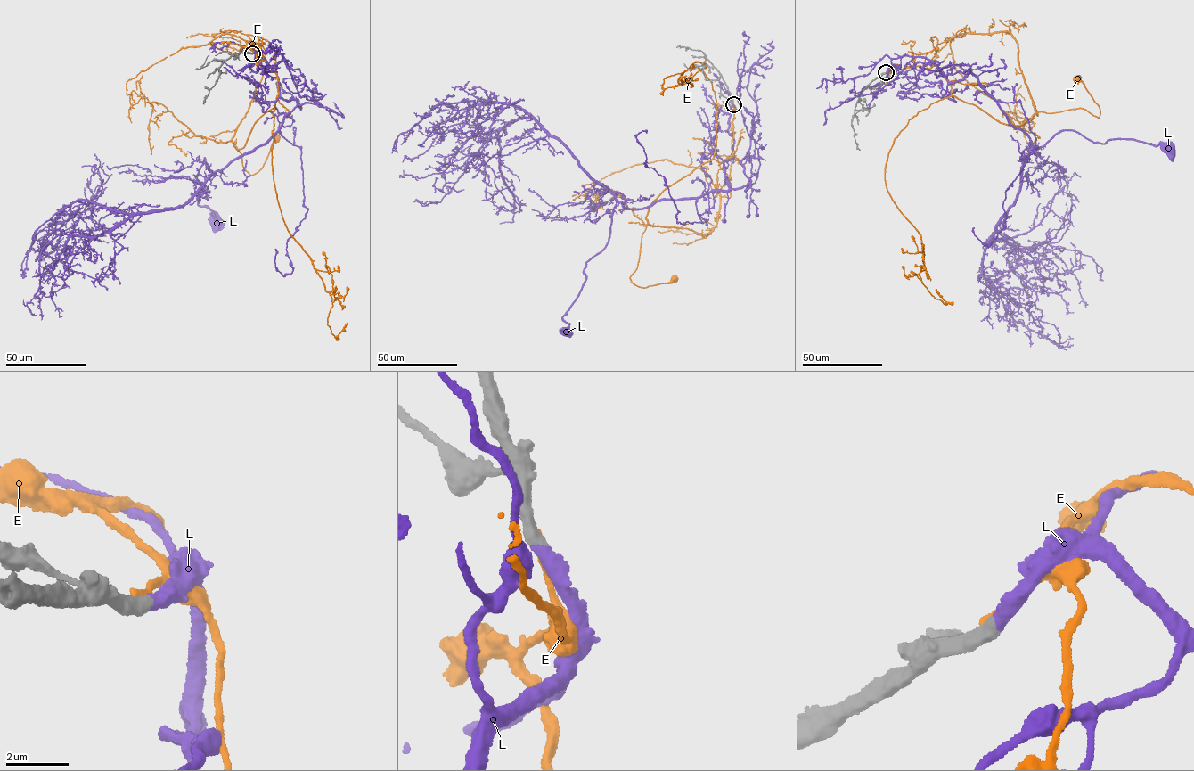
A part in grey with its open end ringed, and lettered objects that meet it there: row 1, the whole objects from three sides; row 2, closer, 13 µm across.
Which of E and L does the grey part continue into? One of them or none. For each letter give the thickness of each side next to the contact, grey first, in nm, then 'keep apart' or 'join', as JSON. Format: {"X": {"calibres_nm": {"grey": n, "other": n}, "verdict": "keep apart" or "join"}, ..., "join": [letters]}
{"E": {"calibres_nm": {"grey": 500, "other": 260}, "verdict": "keep apart"}, "L": {"calibres_nm": {"grey": 460, "other": 440}, "verdict": "join"}, "join": ["L"]}

